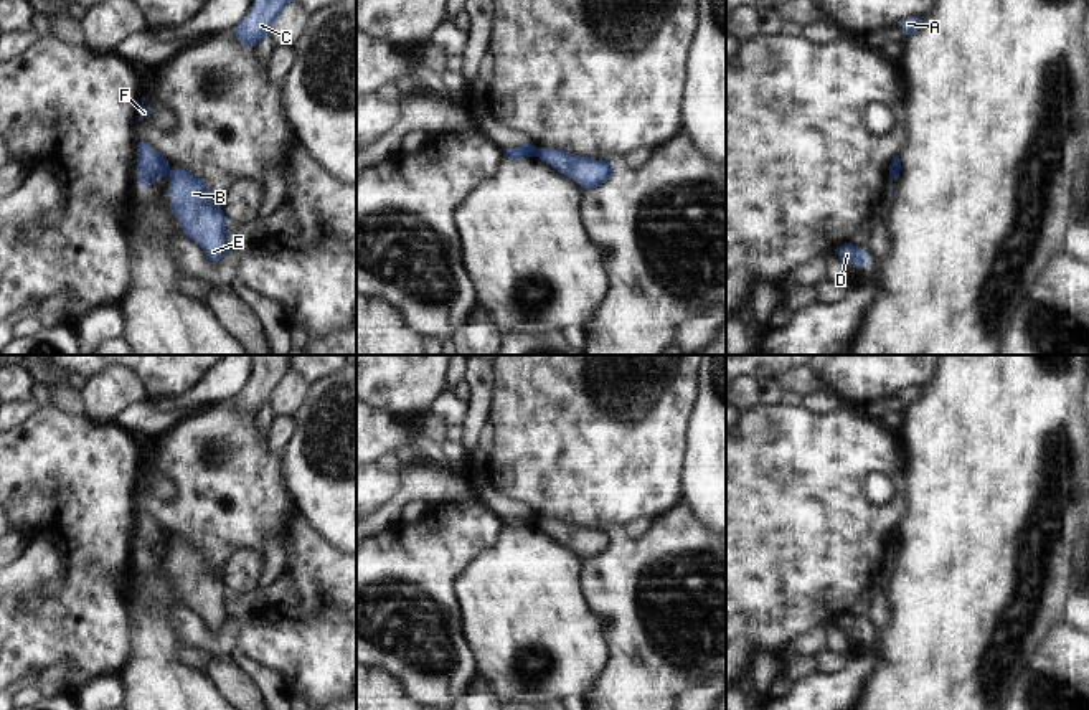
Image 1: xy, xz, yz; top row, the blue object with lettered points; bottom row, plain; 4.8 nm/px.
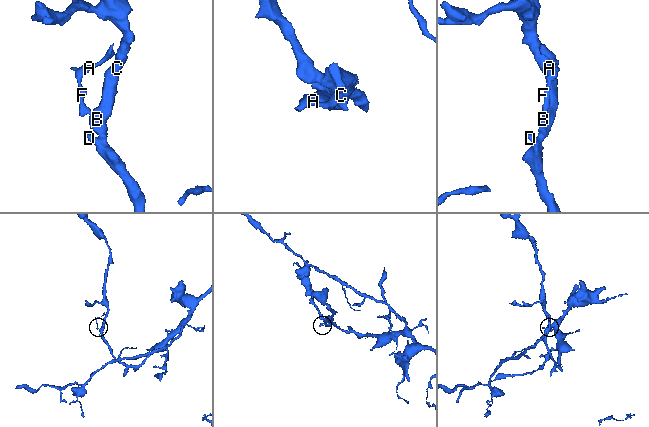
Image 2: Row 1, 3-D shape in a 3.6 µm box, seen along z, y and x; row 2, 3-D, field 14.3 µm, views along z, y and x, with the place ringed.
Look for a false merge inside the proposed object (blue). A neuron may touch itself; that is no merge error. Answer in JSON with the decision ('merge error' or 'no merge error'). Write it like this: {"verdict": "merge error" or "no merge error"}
{"verdict": "merge error"}

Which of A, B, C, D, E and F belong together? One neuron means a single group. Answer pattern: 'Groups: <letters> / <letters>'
Groups: A F / B C D E

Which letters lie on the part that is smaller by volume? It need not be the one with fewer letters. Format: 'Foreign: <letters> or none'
Foreign: A, F

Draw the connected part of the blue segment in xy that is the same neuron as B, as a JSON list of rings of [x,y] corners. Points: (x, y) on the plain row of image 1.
[[[168,540],[170,580],[180,589],[185,606],[195,611],[206,629],[216,634],[228,621],[226,591],[221,573],[206,553],[186,540]]]

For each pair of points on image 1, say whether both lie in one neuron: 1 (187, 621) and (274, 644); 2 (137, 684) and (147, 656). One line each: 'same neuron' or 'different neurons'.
1: same neuron
2: same neuron

